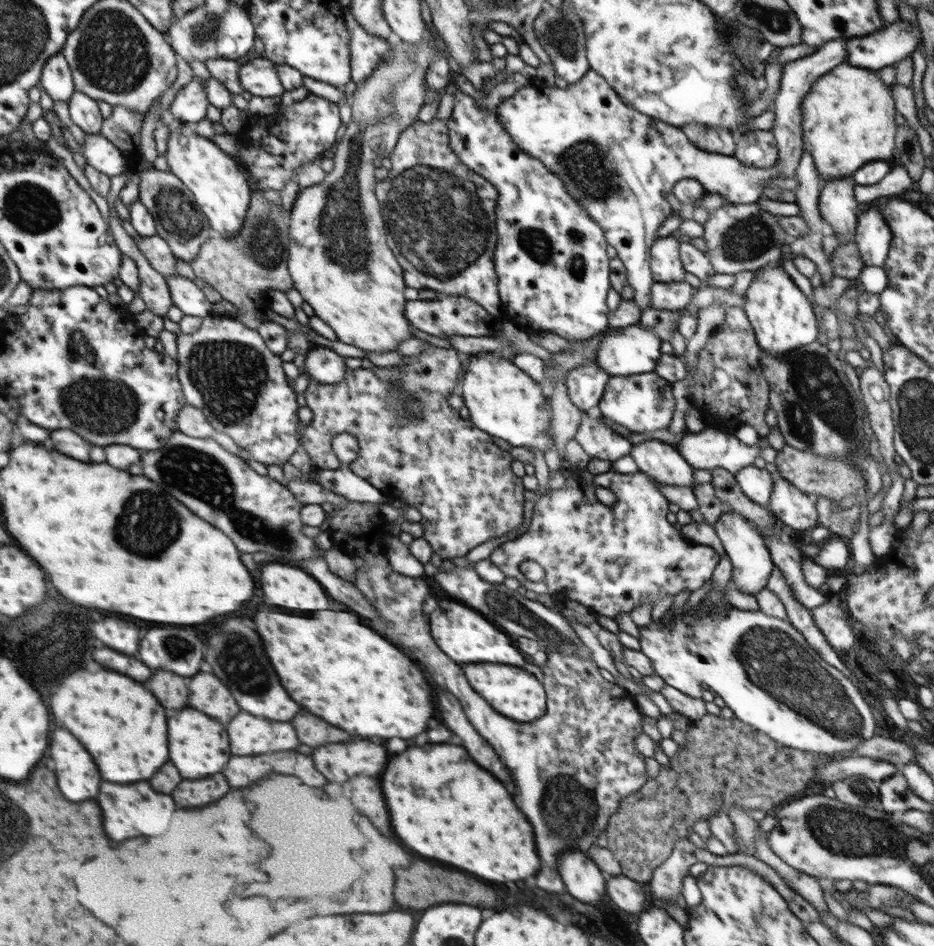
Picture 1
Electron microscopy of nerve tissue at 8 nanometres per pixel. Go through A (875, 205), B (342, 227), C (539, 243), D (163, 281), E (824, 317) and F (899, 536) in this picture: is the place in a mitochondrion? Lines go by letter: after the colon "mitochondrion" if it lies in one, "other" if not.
A: other
B: mitochondrion
C: mitochondrion
D: other
E: other
F: other

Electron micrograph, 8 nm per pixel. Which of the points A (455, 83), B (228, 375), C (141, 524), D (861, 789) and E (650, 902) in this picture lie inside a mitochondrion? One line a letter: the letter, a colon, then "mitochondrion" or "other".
A: other
B: mitochondrion
C: mitochondrion
D: mitochondrion
E: other

